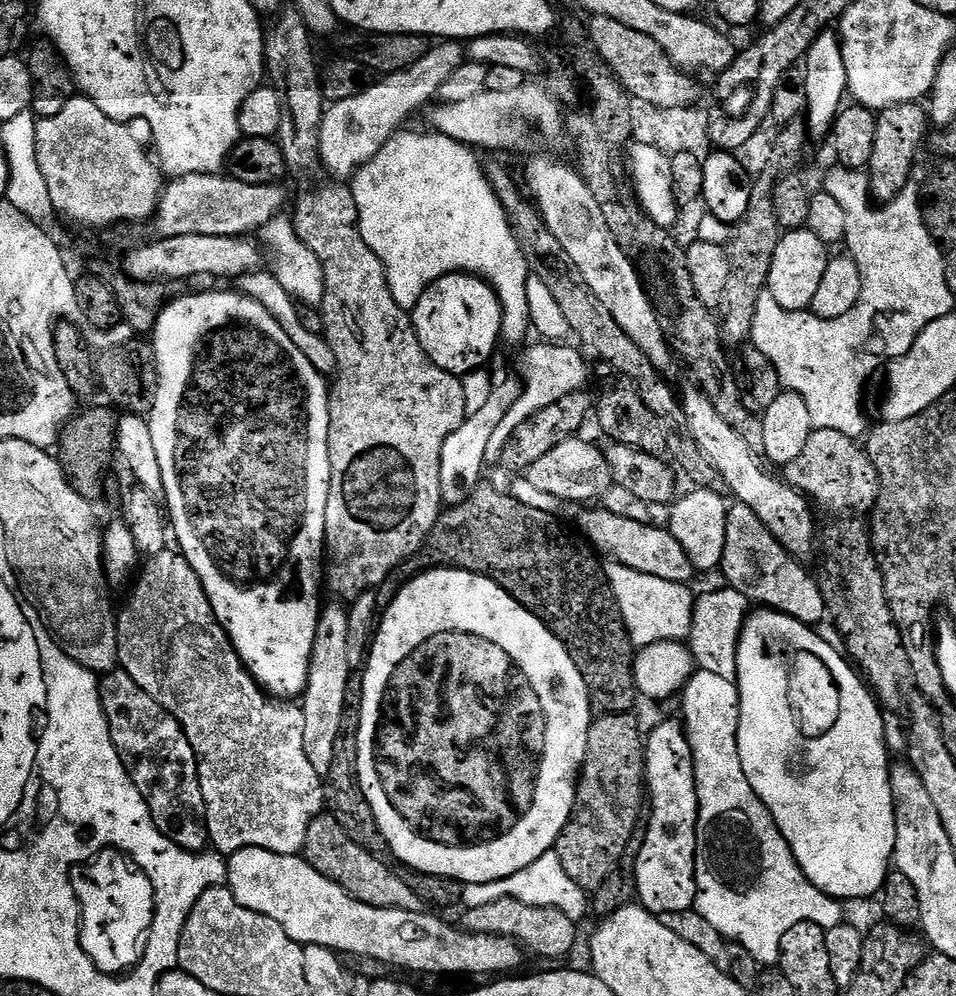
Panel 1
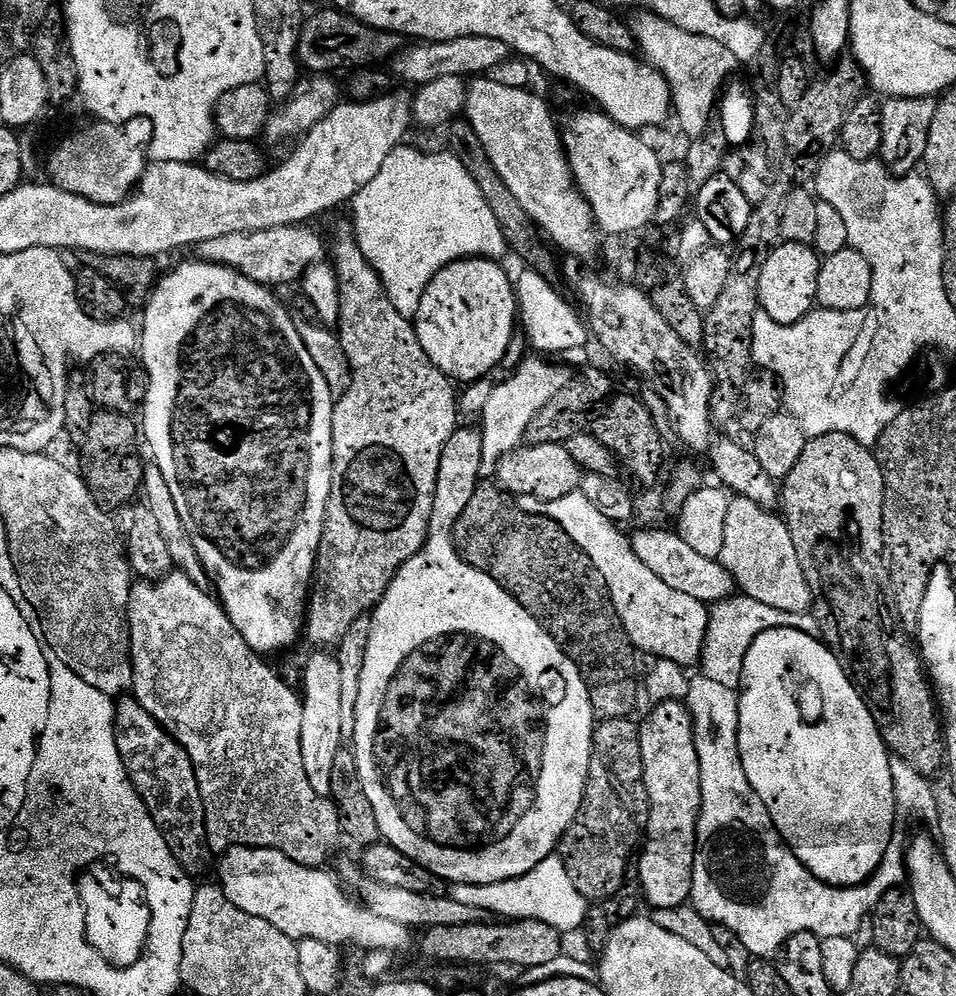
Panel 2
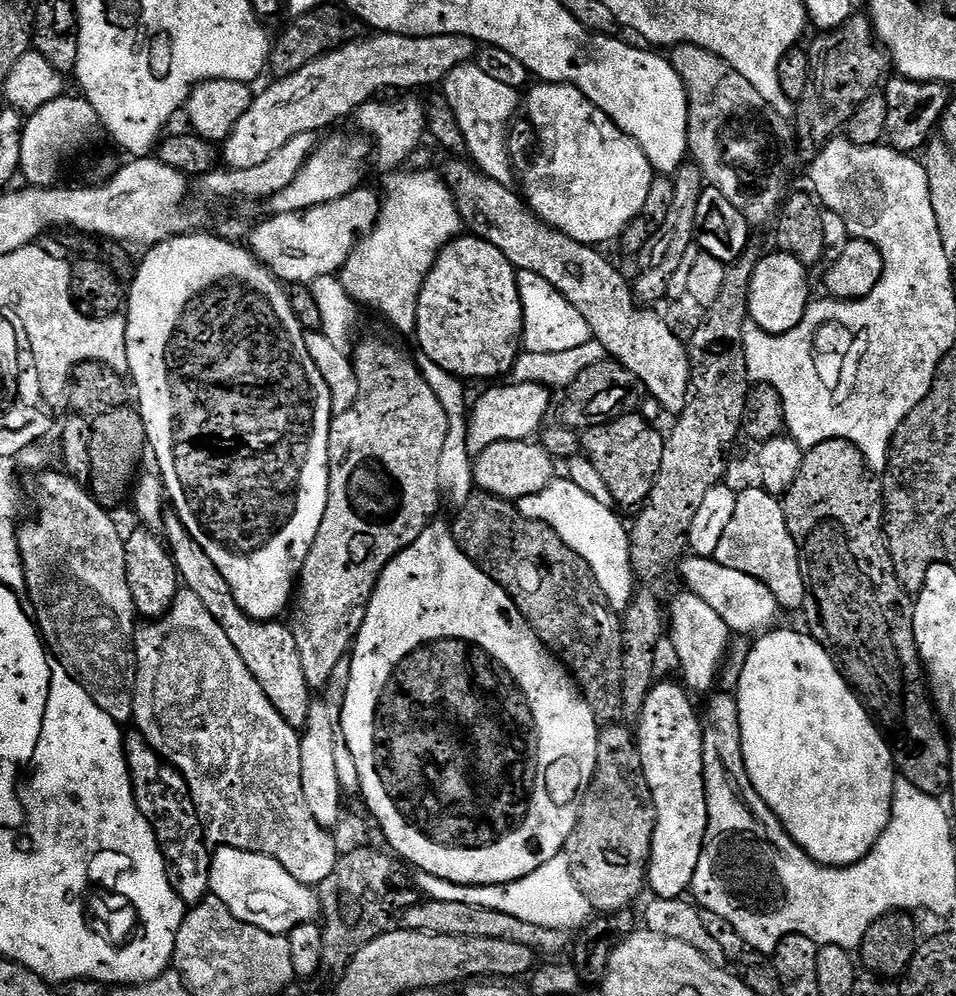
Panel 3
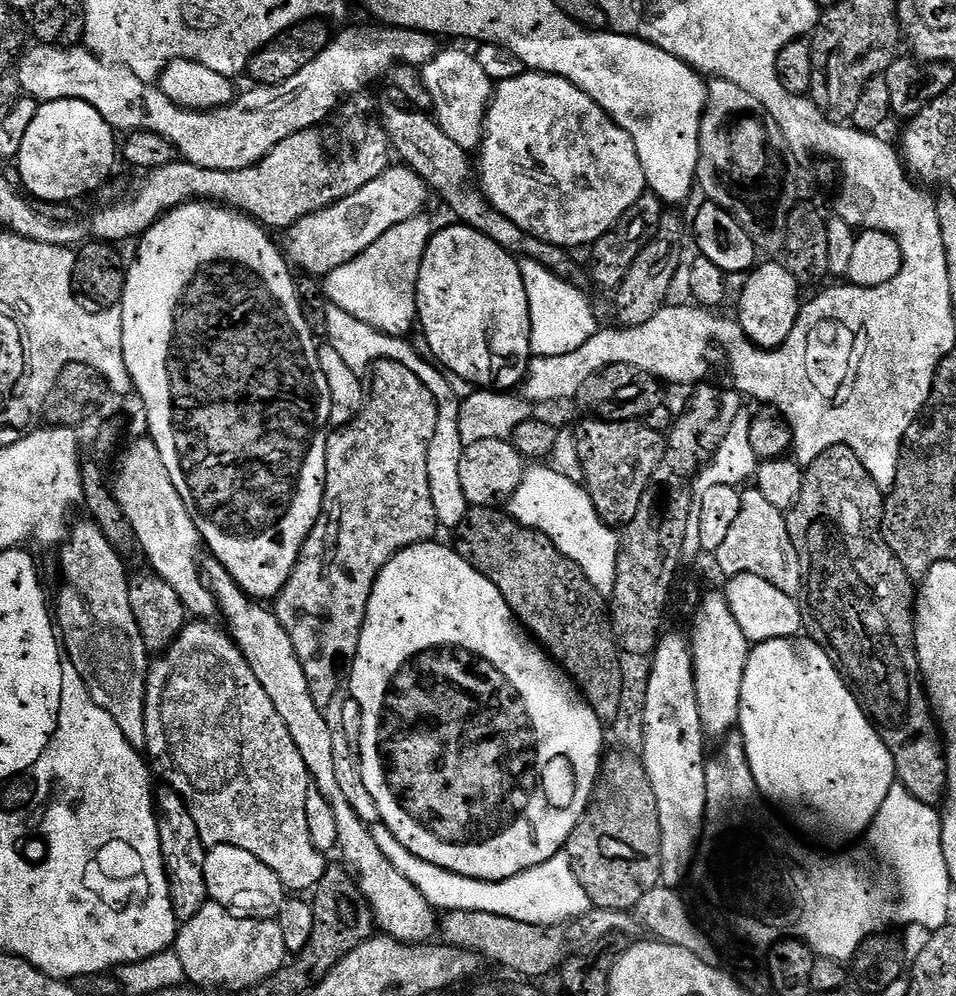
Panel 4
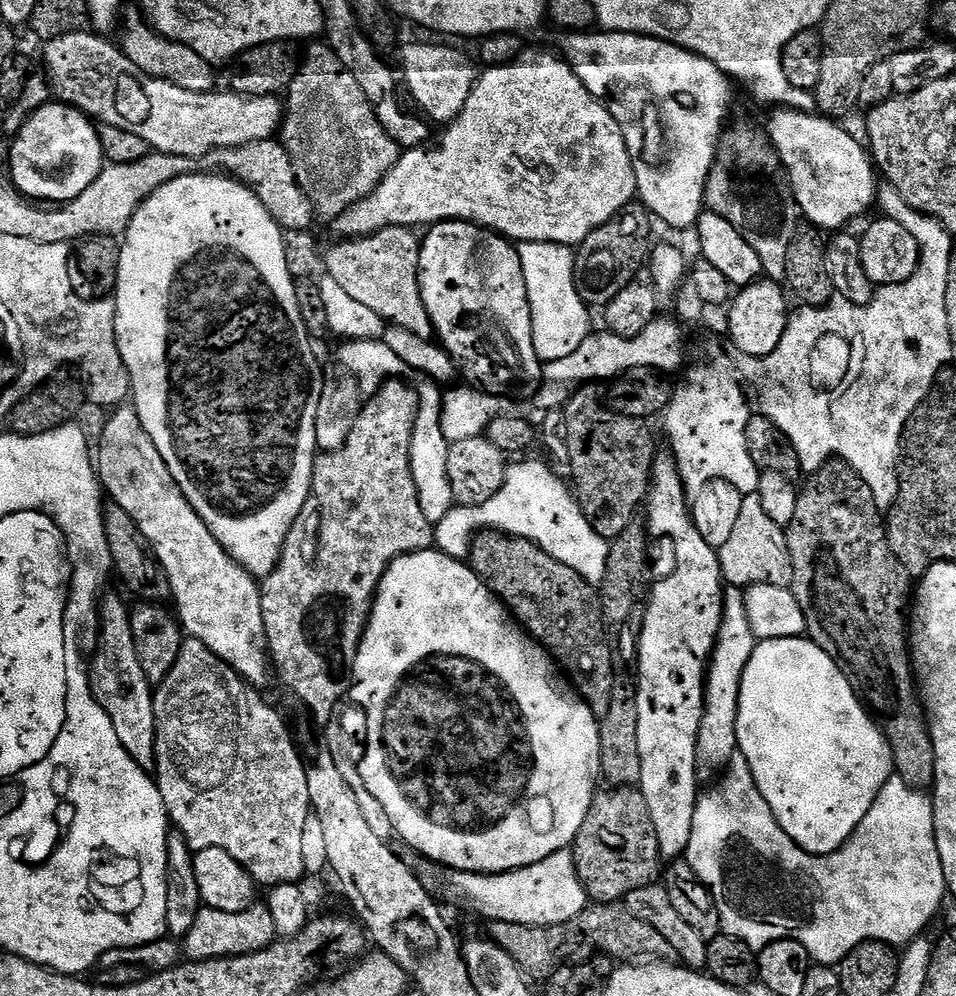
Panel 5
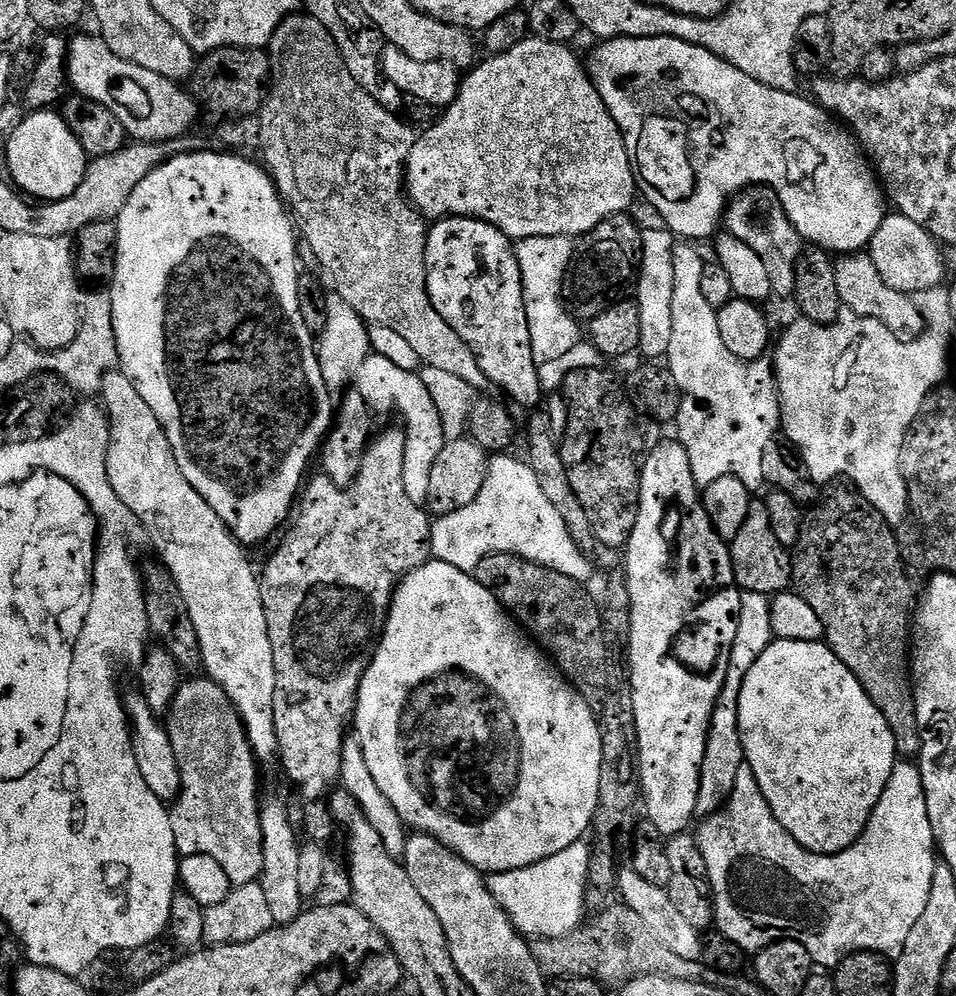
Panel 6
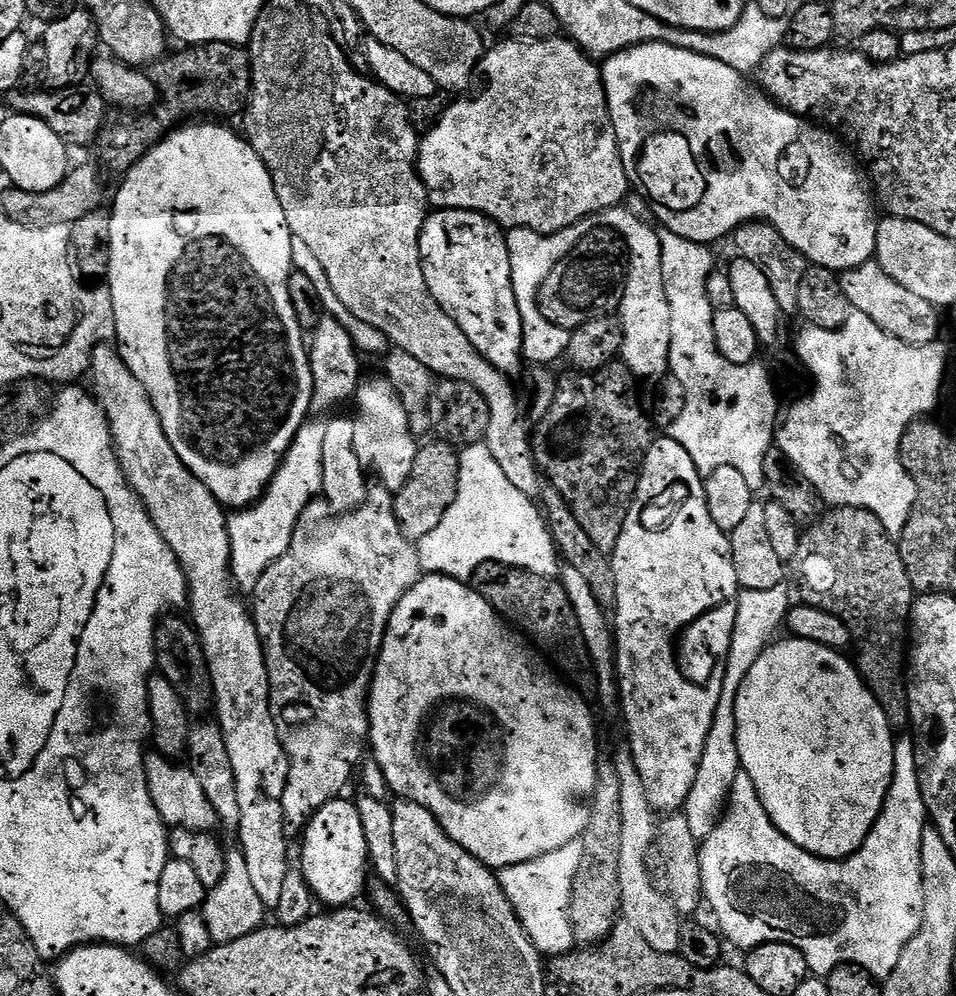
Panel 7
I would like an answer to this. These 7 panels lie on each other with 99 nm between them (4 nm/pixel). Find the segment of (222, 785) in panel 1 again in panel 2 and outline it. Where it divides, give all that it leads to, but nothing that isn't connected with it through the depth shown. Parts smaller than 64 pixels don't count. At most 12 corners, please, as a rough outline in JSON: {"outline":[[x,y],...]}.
{"outline":[[136,582],[131,695],[186,750],[208,847],[342,840],[303,699],[215,595]]}

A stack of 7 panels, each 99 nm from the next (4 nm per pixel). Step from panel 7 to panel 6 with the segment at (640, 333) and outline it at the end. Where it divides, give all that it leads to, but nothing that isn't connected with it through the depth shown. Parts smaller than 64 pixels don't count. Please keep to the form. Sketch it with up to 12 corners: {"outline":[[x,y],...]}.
{"outline":[[663,227],[641,231],[639,351],[667,357],[673,333],[674,250]]}

